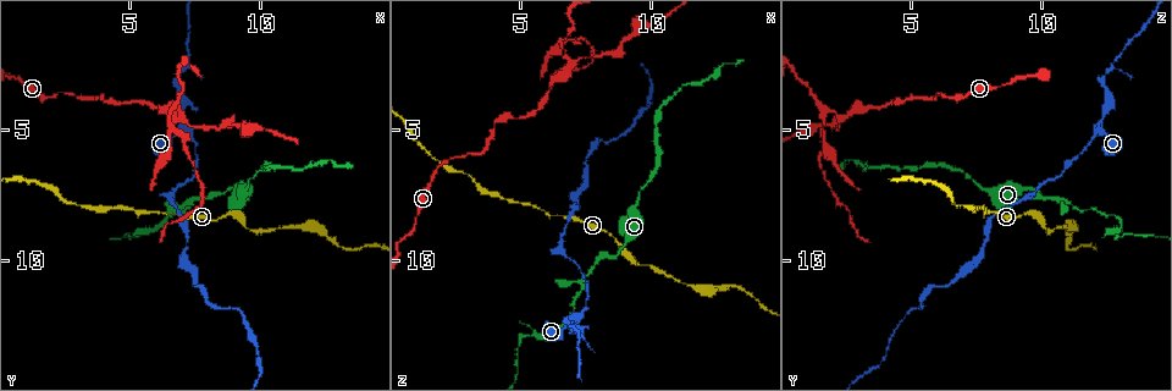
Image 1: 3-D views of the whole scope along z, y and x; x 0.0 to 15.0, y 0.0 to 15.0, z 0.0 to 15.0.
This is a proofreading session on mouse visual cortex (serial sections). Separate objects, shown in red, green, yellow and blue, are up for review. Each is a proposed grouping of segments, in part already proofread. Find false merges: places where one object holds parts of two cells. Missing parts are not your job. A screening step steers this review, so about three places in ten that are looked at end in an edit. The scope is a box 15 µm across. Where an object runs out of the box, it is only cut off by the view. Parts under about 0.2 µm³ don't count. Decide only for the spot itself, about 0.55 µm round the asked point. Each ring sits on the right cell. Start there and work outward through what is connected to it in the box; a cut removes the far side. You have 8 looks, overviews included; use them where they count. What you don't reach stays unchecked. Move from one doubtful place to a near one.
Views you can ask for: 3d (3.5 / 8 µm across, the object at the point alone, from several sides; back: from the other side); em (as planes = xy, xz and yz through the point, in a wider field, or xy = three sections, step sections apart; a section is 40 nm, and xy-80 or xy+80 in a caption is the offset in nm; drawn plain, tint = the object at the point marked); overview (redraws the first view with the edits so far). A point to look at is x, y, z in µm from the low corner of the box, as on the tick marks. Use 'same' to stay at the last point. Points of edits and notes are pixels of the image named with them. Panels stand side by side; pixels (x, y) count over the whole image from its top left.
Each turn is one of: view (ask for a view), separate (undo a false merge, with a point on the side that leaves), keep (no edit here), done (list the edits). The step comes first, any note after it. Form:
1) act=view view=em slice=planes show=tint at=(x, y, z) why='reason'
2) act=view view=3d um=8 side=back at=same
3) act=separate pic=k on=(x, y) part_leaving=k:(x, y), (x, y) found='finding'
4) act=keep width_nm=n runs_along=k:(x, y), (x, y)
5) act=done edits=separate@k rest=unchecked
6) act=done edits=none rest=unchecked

act=view view=3d um=3.5 at=(5.0, 9.1, 13.1) why='sharp bend'

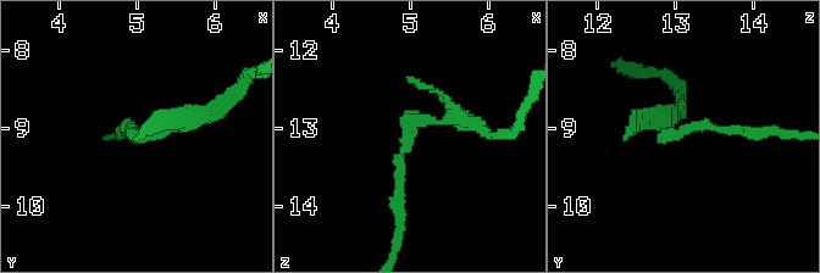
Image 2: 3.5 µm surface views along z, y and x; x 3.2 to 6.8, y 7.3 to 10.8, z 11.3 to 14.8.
act=view view=em slice=xy step=2 show=plain at=(5.00, 9.10, 13.00)

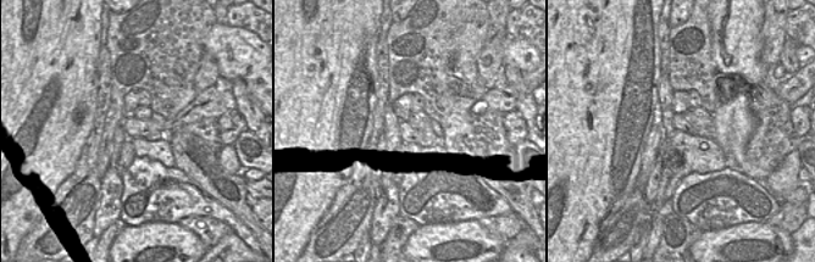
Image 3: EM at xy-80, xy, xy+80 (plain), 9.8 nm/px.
act=view view=em slice=xy step=2 show=tint at=same why='where the object lies'

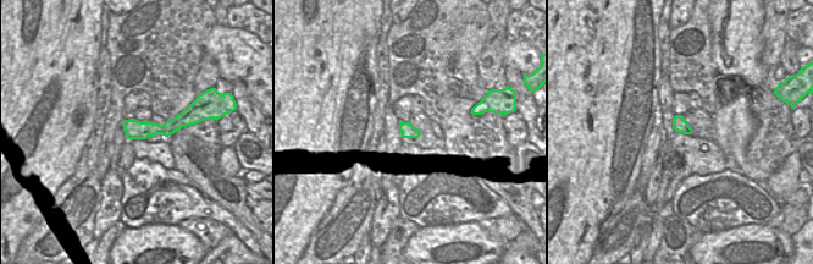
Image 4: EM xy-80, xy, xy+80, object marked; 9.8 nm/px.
act=keep width_nm=140 runs_along=4:(188, 121), (167, 128), (126, 127) found='continuous, no second cell'

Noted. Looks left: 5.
act=view view=3d um=3.5 side=back at=(7.1, 5.0, 12.3) why='three arms meet'

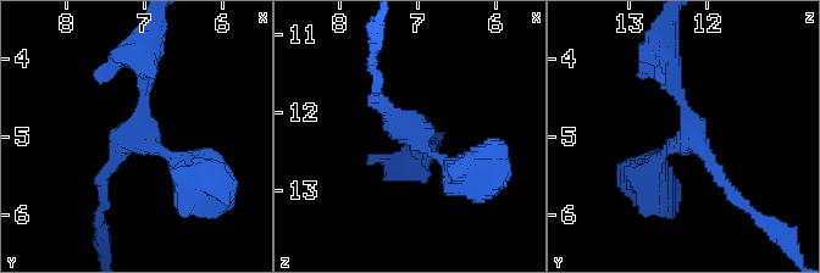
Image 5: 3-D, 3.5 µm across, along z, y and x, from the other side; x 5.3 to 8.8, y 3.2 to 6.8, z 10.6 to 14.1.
act=view view=em slice=xy step=1 show=plain at=(7.15, 5.00, 12.25) why='shape alone is not enough'

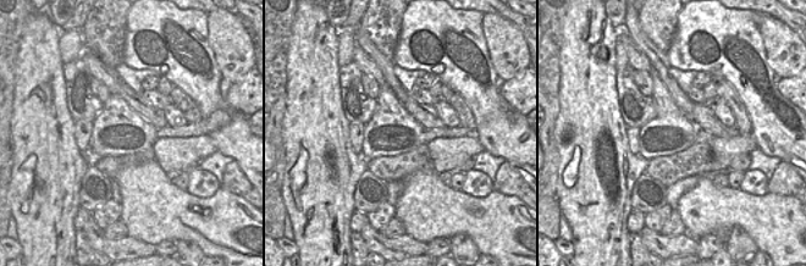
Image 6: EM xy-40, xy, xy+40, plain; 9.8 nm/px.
act=view view=em slice=xy step=1 show=tint at=same

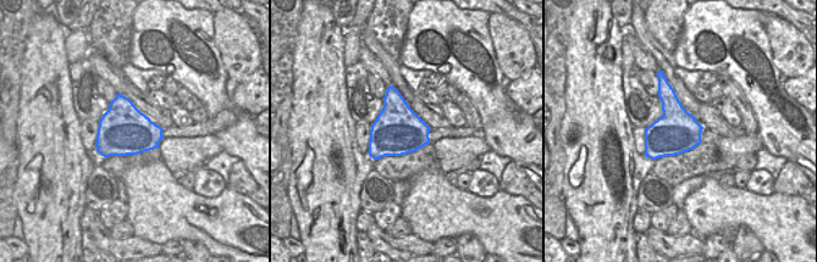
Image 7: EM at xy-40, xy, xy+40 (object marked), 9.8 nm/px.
act=keep arm_widths_nm=150,200,250 runs_along=5:(467, 167), (426, 149), (377, 101), (377, 87) found='one cell here'

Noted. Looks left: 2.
act=view view=3d um=8 side=back at=(6.8, 3.0, 12.4) why='abrupt turn'

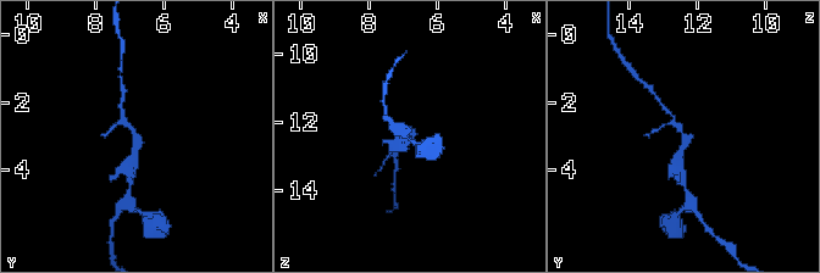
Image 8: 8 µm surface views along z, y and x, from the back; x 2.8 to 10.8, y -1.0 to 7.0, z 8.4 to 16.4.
act=view view=em slice=xy step=5 show=tint at=(6.8, 3.0, 12.4) why='shape alone is not enough'

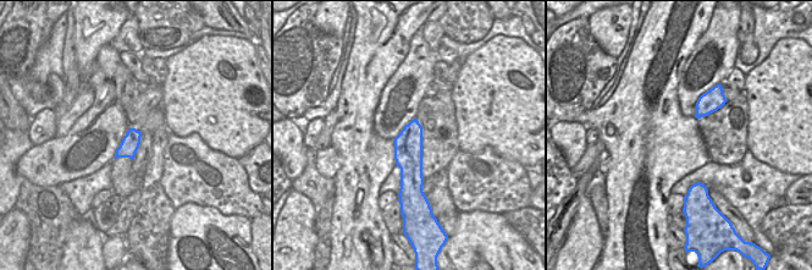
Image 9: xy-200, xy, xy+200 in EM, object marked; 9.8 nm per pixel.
act=keep runs_along=8:(680, 172), (683, 137), (666, 110) found='continuous, no second cell'

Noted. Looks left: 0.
act=done edits=none rest=unchecked

